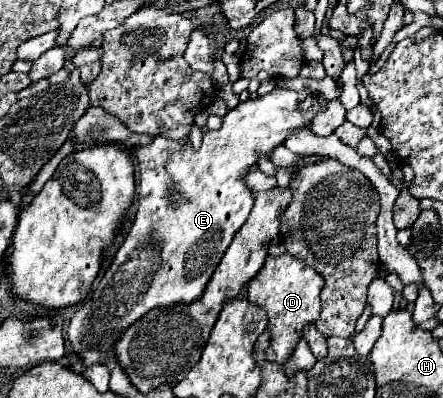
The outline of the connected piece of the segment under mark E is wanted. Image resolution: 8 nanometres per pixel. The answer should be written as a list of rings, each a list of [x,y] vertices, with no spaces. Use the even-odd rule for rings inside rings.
[[[274,88],[266,96],[258,96],[246,102],[240,102],[234,110],[230,110],[222,118],[222,126],[218,130],[208,130],[202,136],[202,146],[198,150],[192,148],[190,142],[182,144],[178,140],[168,140],[166,136],[156,136],[152,144],[136,150],[136,160],[140,168],[138,196],[136,196],[136,214],[130,220],[128,232],[118,246],[110,266],[98,282],[92,298],[86,298],[82,306],[76,310],[74,318],[68,326],[68,338],[72,352],[82,360],[88,368],[96,362],[104,364],[102,352],[106,356],[114,356],[114,346],[120,340],[122,332],[130,328],[136,320],[140,320],[146,312],[172,306],[172,304],[192,304],[198,300],[206,288],[206,282],[214,274],[220,258],[230,246],[238,228],[246,222],[252,208],[252,192],[242,184],[240,176],[258,162],[258,156],[268,156],[270,150],[284,142],[290,130],[304,128],[308,120],[314,118],[314,112],[326,106],[326,100],[320,98],[310,110],[298,110],[298,102],[304,100],[310,90],[292,92],[286,88]]]

